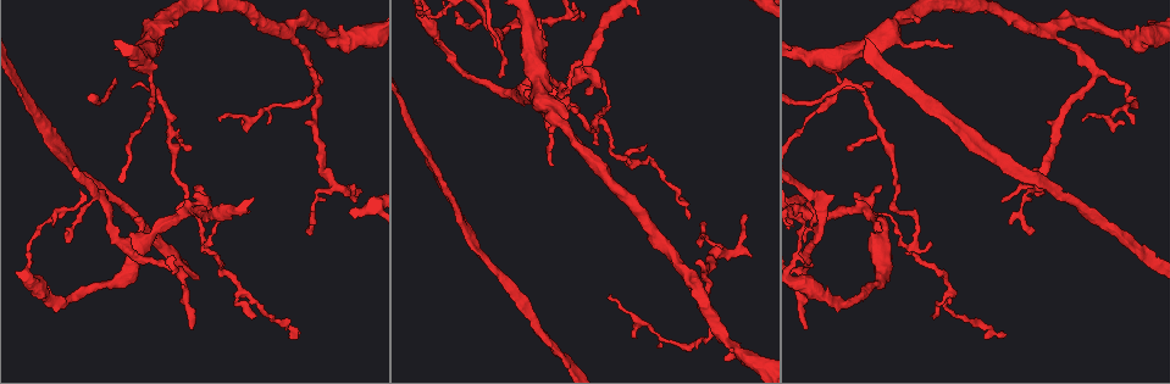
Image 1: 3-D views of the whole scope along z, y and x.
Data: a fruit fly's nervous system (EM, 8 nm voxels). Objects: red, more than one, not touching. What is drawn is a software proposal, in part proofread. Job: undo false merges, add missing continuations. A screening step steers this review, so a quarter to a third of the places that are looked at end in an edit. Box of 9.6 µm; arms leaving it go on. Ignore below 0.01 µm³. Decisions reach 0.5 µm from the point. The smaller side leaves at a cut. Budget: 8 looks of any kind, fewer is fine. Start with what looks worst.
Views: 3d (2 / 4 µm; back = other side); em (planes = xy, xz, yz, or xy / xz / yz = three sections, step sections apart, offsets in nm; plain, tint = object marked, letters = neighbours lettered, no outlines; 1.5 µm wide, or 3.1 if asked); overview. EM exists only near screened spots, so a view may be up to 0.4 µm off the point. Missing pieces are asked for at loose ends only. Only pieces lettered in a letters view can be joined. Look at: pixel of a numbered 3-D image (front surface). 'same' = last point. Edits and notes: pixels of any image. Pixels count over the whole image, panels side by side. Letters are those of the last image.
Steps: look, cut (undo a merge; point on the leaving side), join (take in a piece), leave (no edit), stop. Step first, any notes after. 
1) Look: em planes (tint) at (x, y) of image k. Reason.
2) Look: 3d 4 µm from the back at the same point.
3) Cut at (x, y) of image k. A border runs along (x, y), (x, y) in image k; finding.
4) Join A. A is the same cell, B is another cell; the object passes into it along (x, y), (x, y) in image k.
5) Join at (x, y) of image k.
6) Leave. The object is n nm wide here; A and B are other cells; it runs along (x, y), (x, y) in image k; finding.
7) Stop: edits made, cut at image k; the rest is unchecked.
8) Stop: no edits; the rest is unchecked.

Look: em xy step 8 (letters) at (593, 123) of image 1. Branch point.

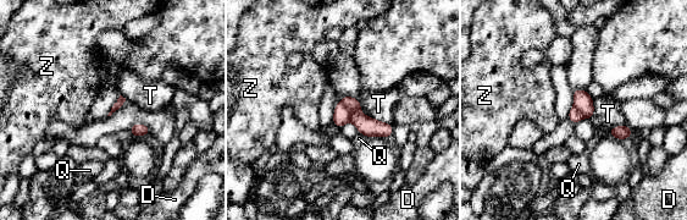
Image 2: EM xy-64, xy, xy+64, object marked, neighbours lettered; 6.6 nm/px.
Cut at (342, 115) of image 2. The object is 50 nm wide here; D, Q, T and Z are other cells; a second neuron is stuck on.

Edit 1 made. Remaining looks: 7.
Look: em planes (plain) at (193, 326) of image 1. An open end.

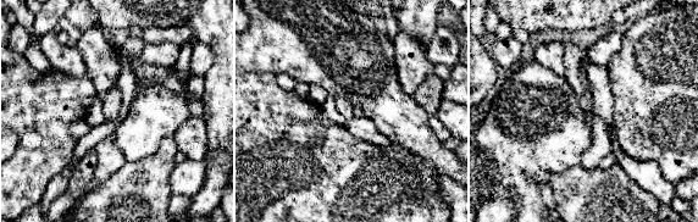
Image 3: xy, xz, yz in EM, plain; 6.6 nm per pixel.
Look: em planes (tint) at the same point. With the object marked.

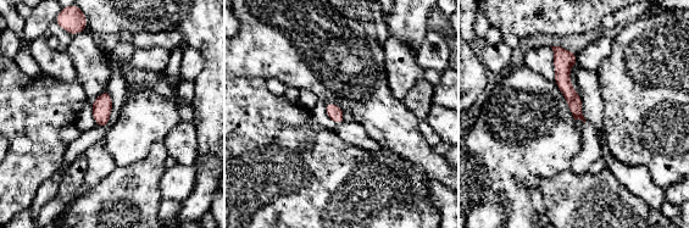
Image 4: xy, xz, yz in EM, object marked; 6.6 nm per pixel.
Look: em planes (letters) at the same point. What lies round it.

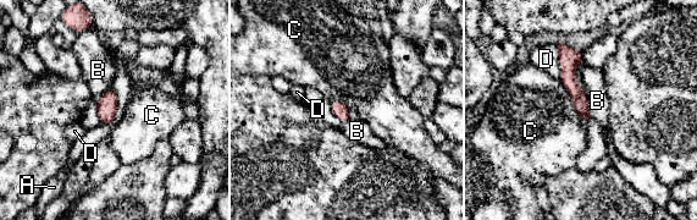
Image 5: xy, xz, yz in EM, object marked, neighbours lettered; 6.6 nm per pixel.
Leave. A, B, C and D are other cells; a border runs along (559, 78), (580, 117) in image 5; no lettered piece goes on from it.

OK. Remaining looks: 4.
Look: em planes (letters) at (847, 148) of image 1. Branch stops here.

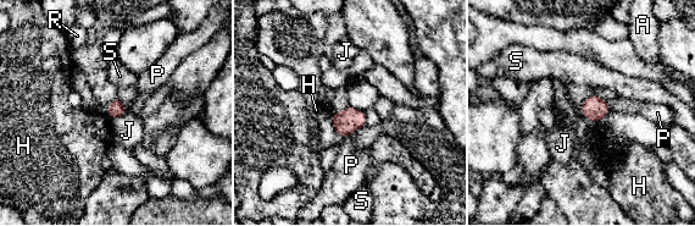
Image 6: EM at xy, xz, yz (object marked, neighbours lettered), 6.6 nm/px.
Leave. The longest contact is with J, 110 nm; A, H, J, P, R and S are other cells; no lettered piece goes on from it.

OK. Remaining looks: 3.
Stop: edits made, cut at image 2; the rest is unchecked.

